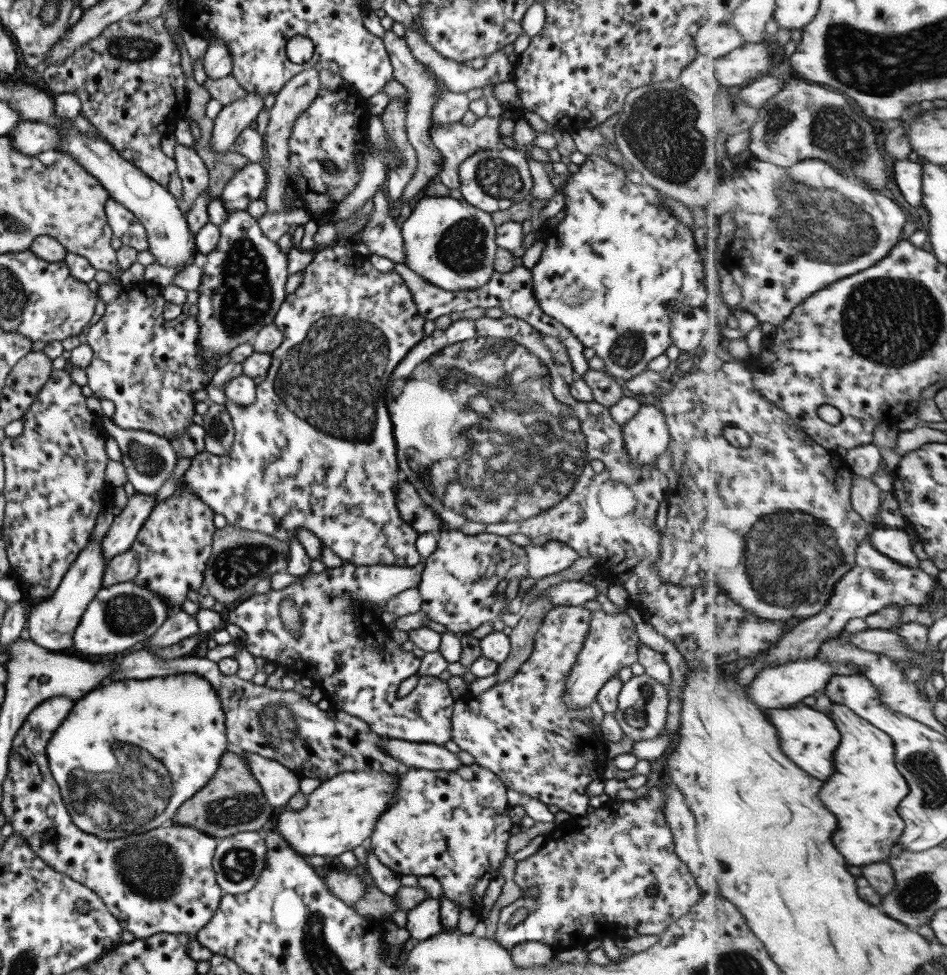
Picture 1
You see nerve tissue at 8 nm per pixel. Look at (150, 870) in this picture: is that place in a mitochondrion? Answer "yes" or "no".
yes

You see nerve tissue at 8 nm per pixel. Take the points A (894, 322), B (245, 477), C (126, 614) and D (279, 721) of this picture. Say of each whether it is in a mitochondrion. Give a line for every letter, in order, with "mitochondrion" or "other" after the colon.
A: mitochondrion
B: other
C: mitochondrion
D: mitochondrion

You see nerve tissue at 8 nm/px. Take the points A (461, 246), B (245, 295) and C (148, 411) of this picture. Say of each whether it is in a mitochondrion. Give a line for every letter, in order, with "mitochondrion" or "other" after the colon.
A: mitochondrion
B: mitochondrion
C: mitochondrion

